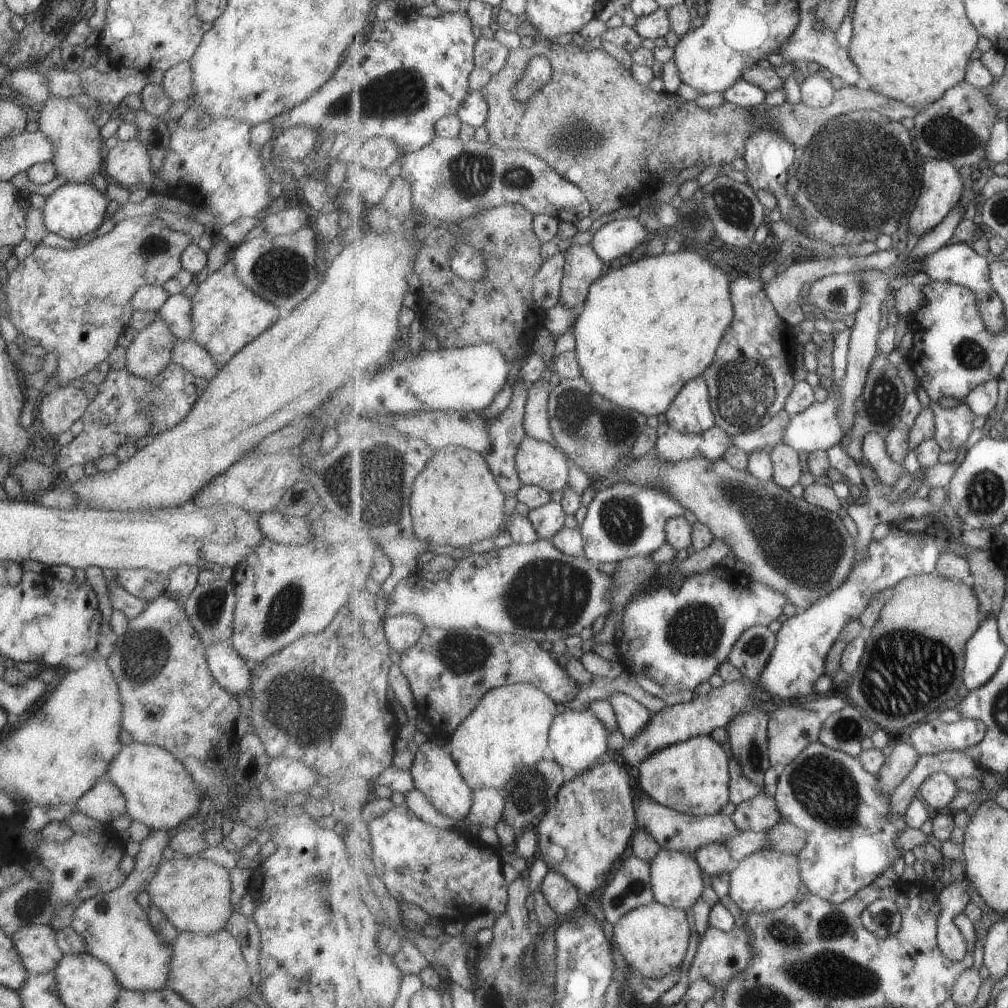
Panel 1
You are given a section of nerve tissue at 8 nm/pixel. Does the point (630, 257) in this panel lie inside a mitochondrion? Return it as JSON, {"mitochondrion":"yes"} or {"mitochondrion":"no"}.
{"mitochondrion":"no"}

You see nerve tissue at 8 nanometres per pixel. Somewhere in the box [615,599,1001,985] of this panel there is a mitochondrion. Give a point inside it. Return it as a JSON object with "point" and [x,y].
{"point":[912,672]}

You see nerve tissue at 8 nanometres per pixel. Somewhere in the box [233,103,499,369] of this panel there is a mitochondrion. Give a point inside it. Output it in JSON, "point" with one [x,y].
{"point":[280,271]}

